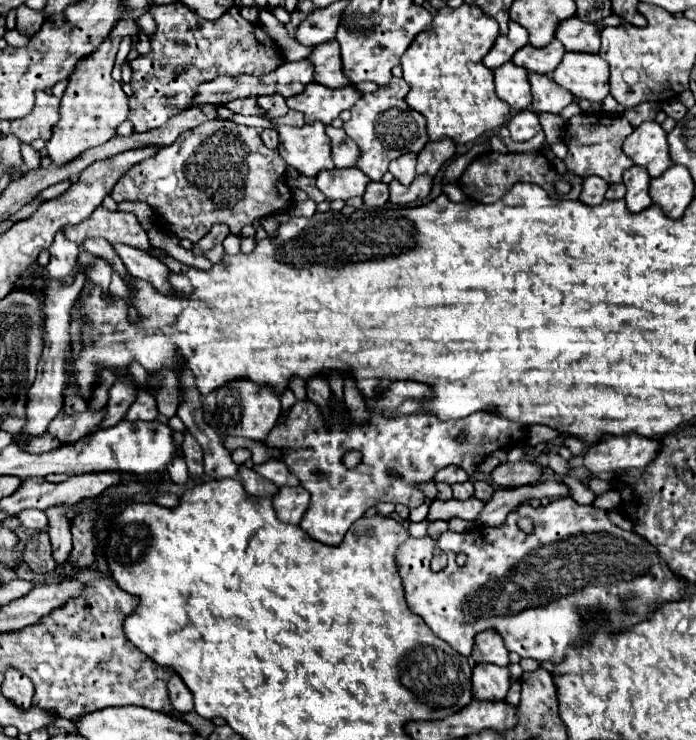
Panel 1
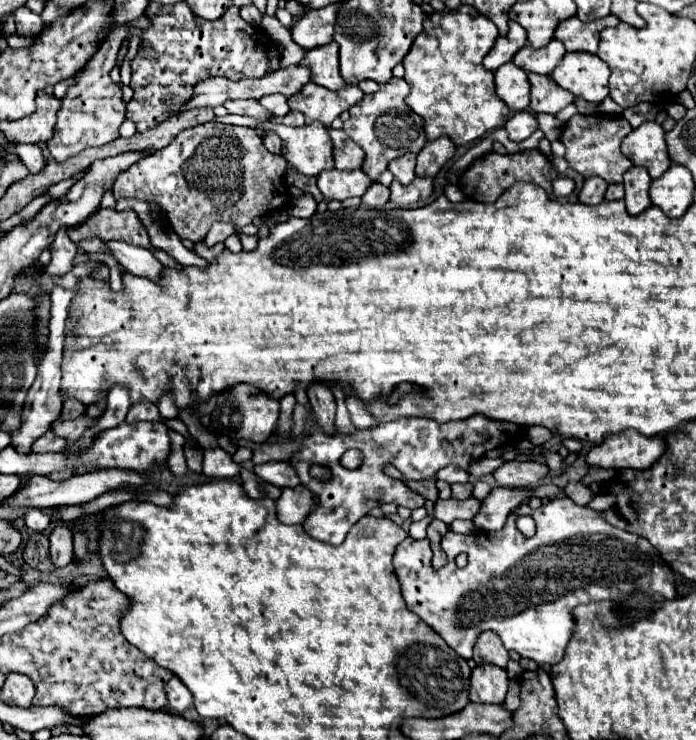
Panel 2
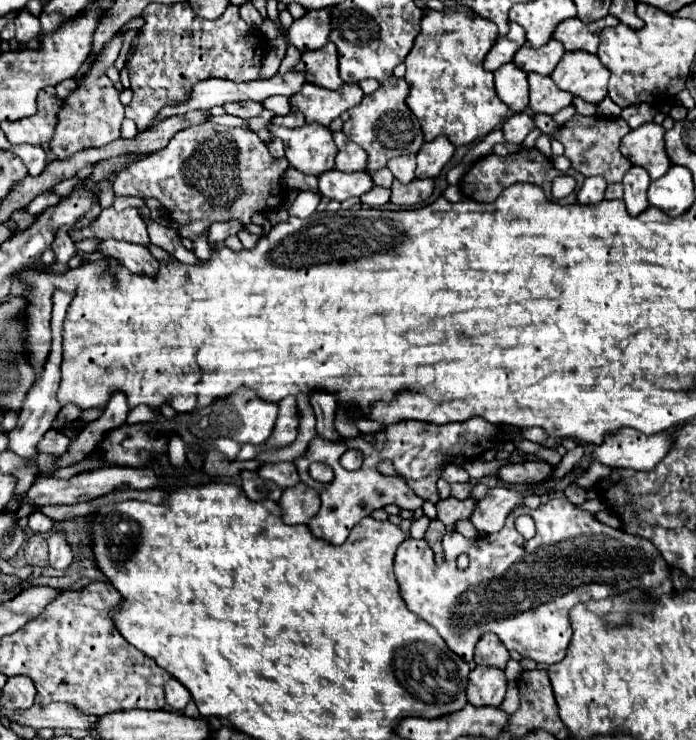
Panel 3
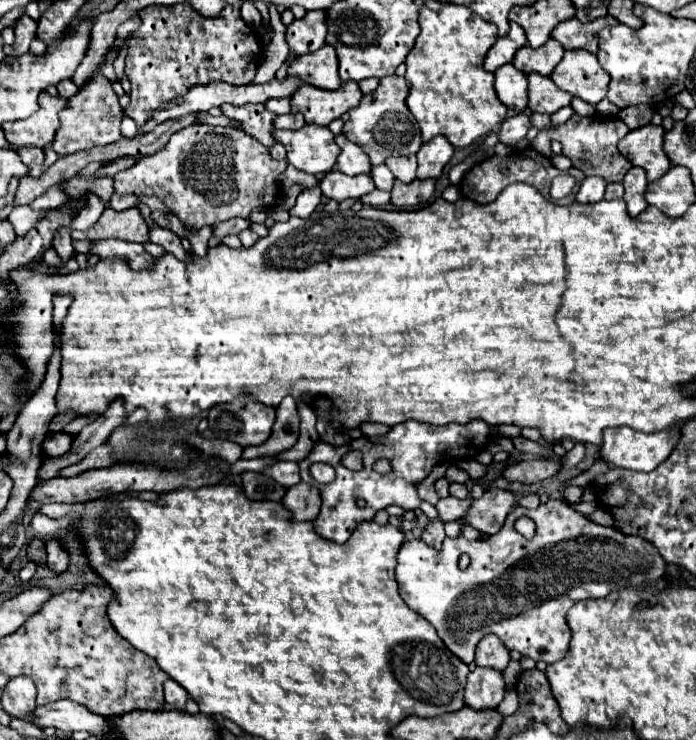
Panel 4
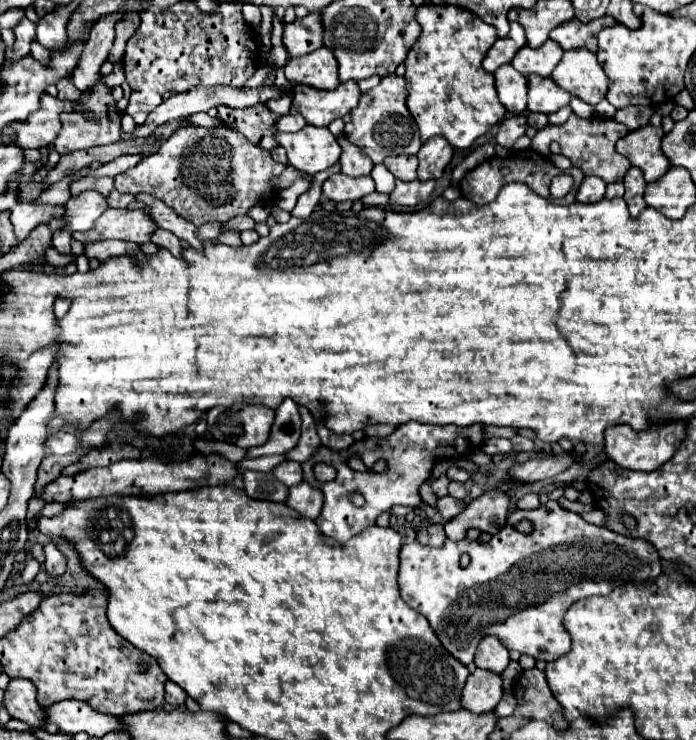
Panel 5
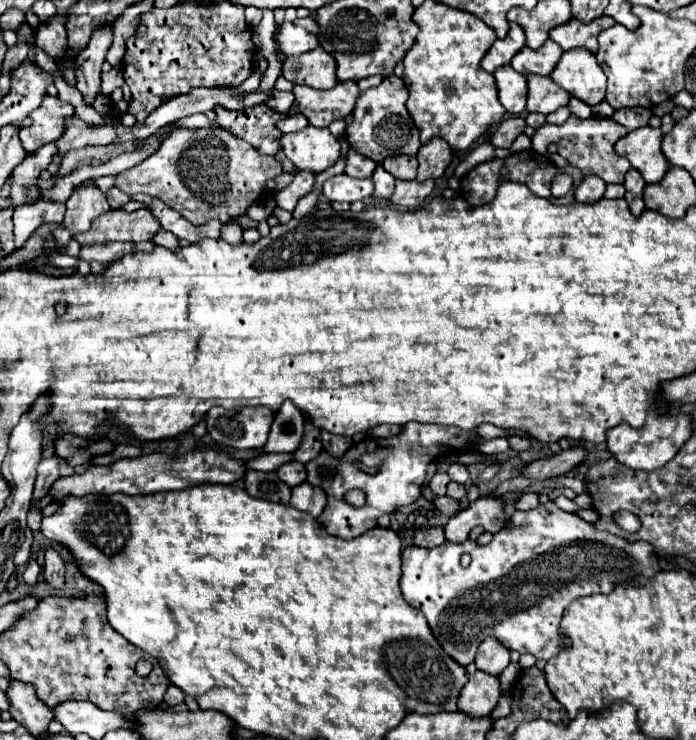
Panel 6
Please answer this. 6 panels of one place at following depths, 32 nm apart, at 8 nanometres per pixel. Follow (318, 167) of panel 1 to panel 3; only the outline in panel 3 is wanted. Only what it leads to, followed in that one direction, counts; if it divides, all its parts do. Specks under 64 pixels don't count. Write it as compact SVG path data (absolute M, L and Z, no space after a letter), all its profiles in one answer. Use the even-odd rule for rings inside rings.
M227 114L222 116L212 116L212 118L208 118L208 122L231 127L244 127L247 125L246 120ZM304 124L302 128L272 126L272 136L278 136L286 146L286 160L304 174L322 174L334 168L336 144L332 132L320 124Z

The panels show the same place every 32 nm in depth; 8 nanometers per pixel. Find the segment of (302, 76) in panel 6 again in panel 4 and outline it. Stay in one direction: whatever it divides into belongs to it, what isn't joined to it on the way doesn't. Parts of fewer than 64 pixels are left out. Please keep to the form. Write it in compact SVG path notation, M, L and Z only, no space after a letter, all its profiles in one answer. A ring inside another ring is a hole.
M324 46L316 52L294 58L286 74L322 90L336 90L342 84L338 76L336 52L332 46Z

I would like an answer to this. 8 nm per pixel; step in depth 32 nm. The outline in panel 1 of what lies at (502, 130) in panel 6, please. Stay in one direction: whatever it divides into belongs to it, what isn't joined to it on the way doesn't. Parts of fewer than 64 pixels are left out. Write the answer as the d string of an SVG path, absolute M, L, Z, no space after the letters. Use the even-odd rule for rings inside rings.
M522 110L522 112L518 112L518 114L508 122L508 130L510 130L510 138L512 138L514 142L530 140L536 132L540 132L538 114L532 112L532 110Z

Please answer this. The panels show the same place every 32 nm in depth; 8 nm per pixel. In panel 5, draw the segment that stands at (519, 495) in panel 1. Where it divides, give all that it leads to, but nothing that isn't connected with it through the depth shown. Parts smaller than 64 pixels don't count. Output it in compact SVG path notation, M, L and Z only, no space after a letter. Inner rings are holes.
M490 490L468 504L468 510L460 512L458 518L446 522L444 530L450 540L464 540L470 528L496 534L506 524L510 498L500 490Z

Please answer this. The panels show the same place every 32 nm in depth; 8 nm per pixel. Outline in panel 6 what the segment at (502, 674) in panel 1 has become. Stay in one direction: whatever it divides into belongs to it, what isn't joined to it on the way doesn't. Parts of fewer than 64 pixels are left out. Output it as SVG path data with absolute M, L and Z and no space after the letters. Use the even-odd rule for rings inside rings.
M476 672L470 676L466 686L458 698L458 710L468 716L488 716L500 698L500 682L496 676L488 676L486 672Z

